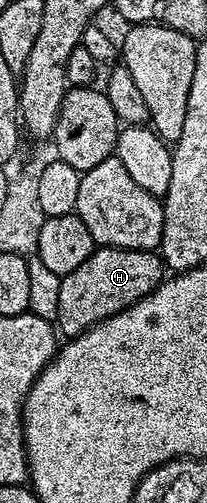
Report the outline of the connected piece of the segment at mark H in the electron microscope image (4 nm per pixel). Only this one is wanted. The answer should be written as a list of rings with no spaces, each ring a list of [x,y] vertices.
[[[98,246],[73,272],[61,275],[60,308],[56,319],[59,331],[66,333],[65,337],[71,339],[85,330],[91,330],[98,322],[111,318],[116,312],[126,310],[133,302],[138,302],[156,289],[158,283],[164,278],[164,263],[153,250],[125,250],[115,246]]]

